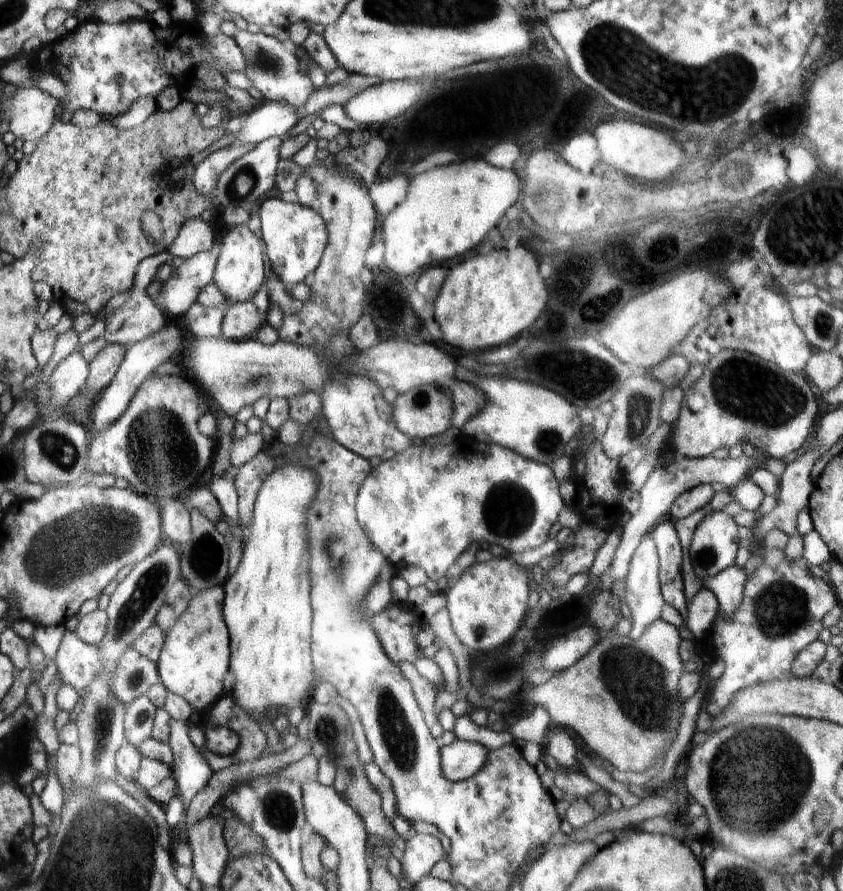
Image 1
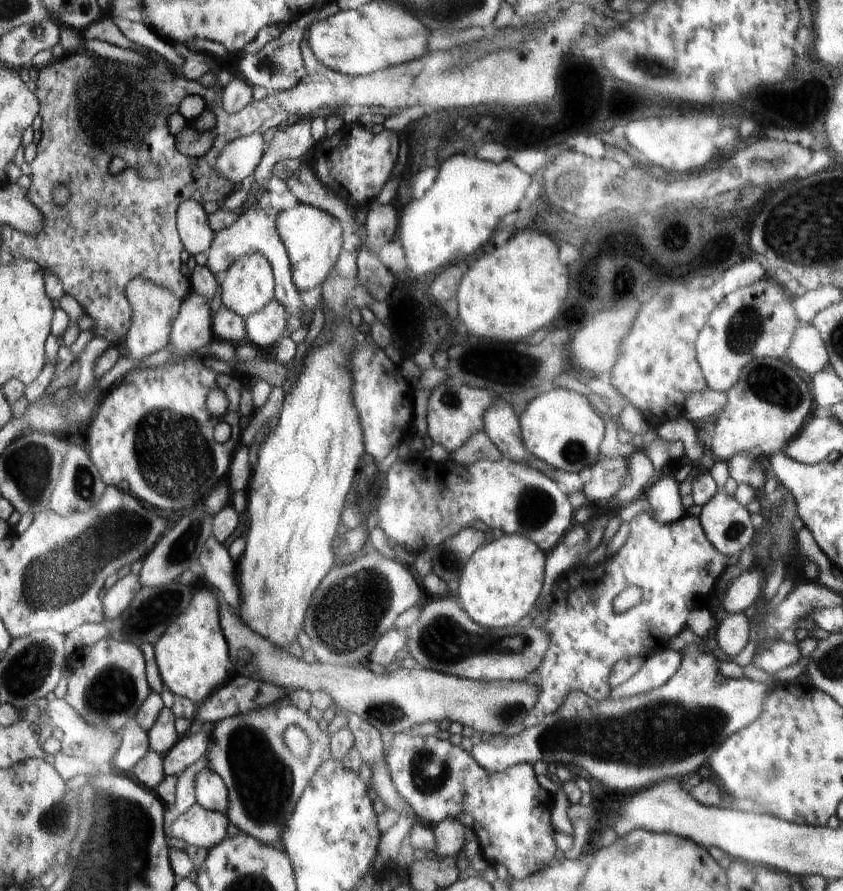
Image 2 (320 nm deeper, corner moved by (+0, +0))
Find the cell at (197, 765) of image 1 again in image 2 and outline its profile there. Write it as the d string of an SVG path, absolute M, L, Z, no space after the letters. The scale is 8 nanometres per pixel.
M209 766L198 772L194 780L196 803L205 810L212 810L226 815L228 810L228 790L222 778Z

